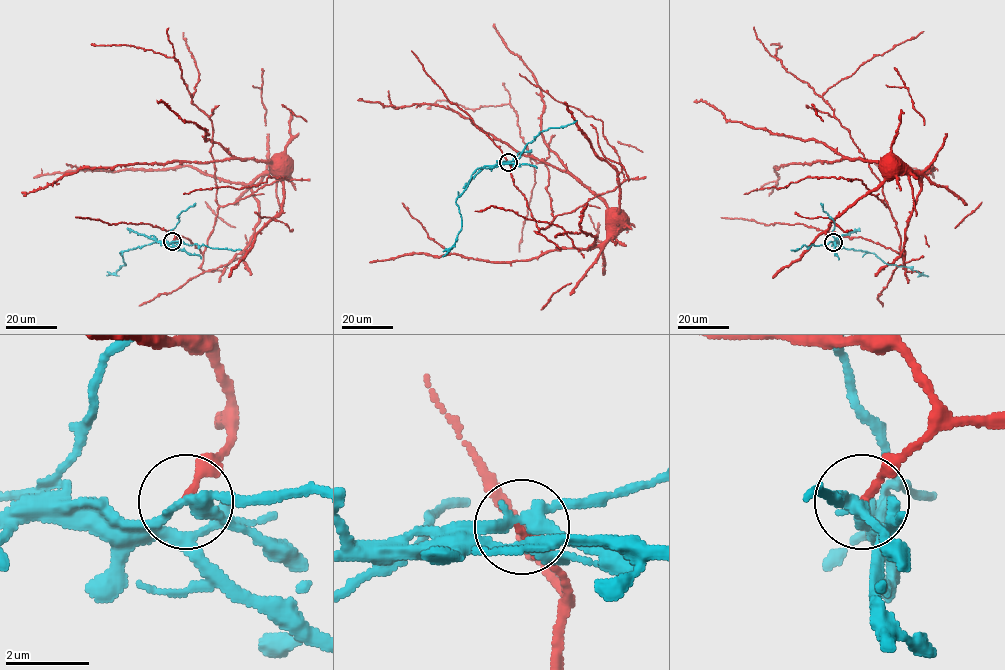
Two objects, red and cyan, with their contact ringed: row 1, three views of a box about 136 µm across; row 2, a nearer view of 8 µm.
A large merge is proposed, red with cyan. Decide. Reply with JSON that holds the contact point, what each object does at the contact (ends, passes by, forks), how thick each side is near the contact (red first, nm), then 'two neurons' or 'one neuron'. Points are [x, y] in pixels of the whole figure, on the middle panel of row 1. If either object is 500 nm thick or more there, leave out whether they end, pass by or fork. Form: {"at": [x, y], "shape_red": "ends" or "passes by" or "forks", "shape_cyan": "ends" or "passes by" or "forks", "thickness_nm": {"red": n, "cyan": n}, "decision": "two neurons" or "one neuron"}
{"at": [508, 162], "shape_red": "ends", "shape_cyan": "forks", "thickness_nm": {"red": 150, "cyan": 260}, "decision": "two neurons"}

